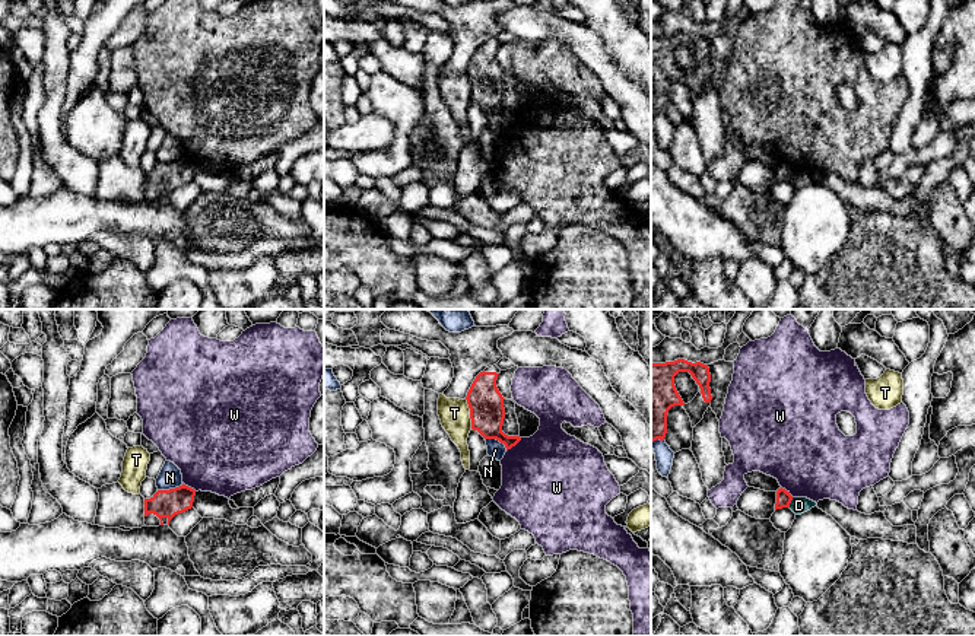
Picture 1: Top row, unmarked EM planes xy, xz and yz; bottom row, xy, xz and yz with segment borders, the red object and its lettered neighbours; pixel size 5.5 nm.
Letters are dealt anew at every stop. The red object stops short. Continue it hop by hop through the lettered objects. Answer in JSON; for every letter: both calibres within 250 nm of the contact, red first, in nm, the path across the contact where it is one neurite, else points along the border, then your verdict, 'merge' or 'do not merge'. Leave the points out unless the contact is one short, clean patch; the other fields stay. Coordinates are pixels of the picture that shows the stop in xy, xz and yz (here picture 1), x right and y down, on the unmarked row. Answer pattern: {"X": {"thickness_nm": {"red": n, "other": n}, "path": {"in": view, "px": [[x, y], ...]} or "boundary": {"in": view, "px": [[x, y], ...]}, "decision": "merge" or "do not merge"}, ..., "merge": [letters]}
{"D": {"thickness_nm": {"red": 80, "other": 100}, "boundary": {"in": "yz", "px": [[793, 171], [788, 180]]}, "decision": "do not merge"}, "N": {"thickness_nm": {"red": 160, "other": 130}, "decision": "do not merge"}, "T": {"thickness_nm": {"red": 190, "other": 170}, "boundary": {"in": "xz", "px": [[466, 72], [472, 101]]}, "decision": "do not merge"}, "W": {"thickness_nm": {"red": 190, "other": 480}, "decision": "do not merge"}, "merge": []}

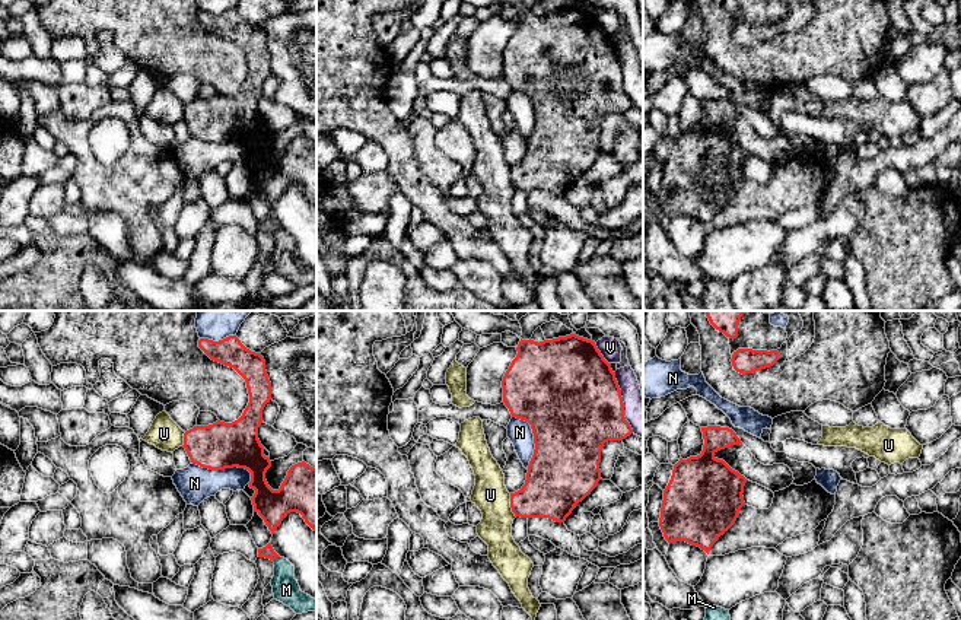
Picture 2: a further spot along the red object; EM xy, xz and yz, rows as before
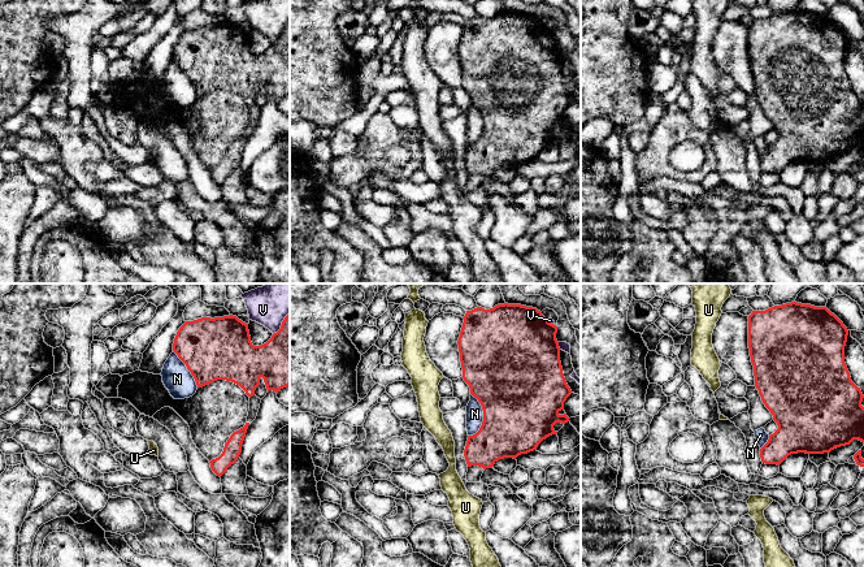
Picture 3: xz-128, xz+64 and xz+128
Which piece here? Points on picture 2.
{"M": {"thickness_nm": {"red": 70, "other": 150}, "decision": "do not merge"}, "N": {"thickness_nm": {"red": 260, "other": 200}, "decision": "do not merge"}, "U": {"thickness_nm": {"red": 320, "other": 190}, "boundary": {"in": "xz", "px": [[509, 167], [509, 180], [515, 190]]}, "decision": "do not merge"}, "V": {"thickness_nm": {"red": 500, "other": 120}, "decision": "do not merge"}, "merge": []}

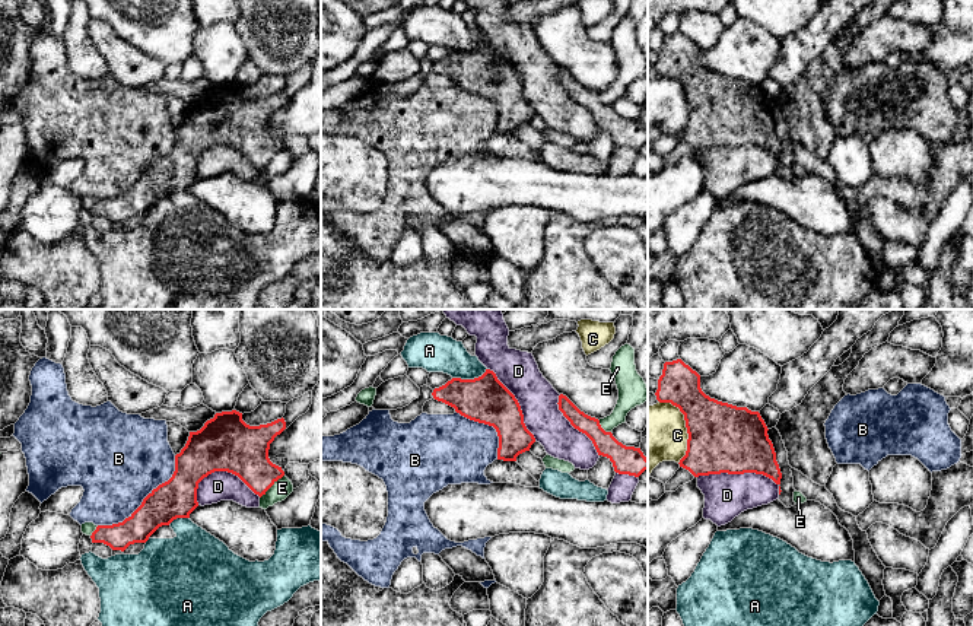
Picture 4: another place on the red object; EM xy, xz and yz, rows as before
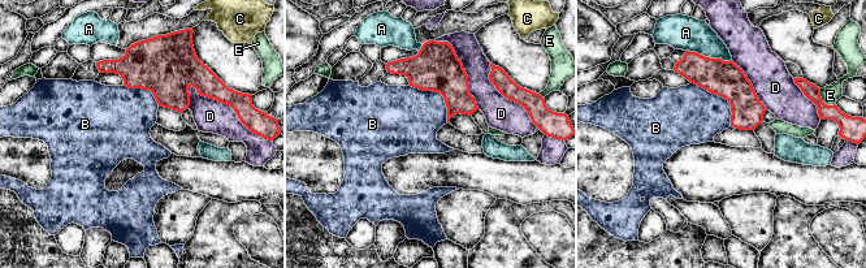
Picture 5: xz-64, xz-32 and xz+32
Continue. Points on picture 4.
{"A": {"thickness_nm": {"red": 260, "other": 200}, "decision": "do not merge"}, "B": {"thickness_nm": {"red": 220, "other": 480}, "decision": "do not merge"}, "C": {"thickness_nm": {"red": 380, "other": 320}, "decision": "do not merge"}, "D": {"thickness_nm": {"red": 380, "other": 240}, "decision": "do not merge"}, "E": {"thickness_nm": {"red": 280, "other": 100}, "decision": "do not merge"}, "merge": []}

